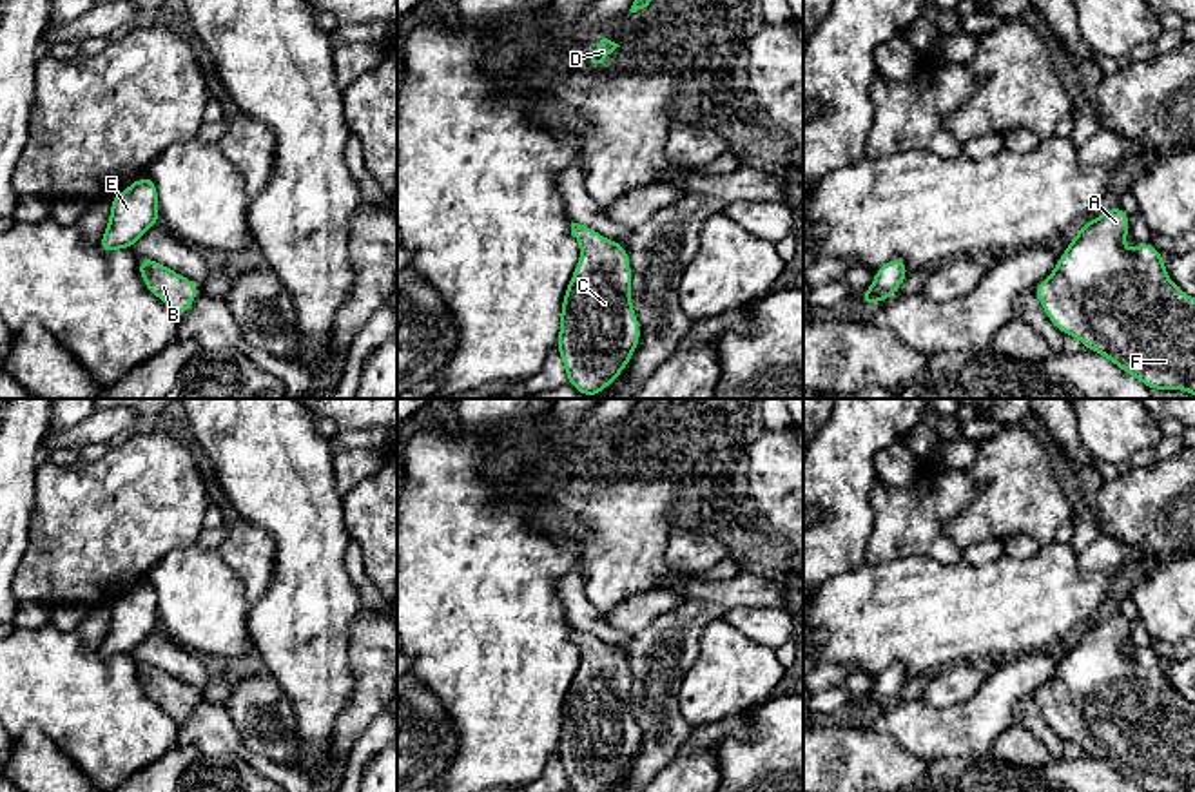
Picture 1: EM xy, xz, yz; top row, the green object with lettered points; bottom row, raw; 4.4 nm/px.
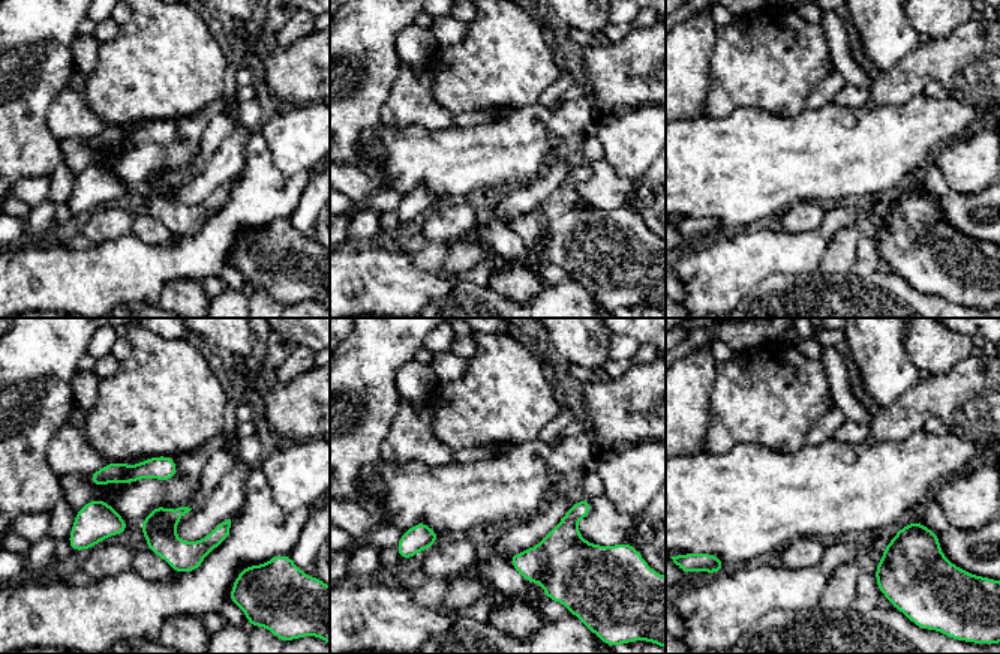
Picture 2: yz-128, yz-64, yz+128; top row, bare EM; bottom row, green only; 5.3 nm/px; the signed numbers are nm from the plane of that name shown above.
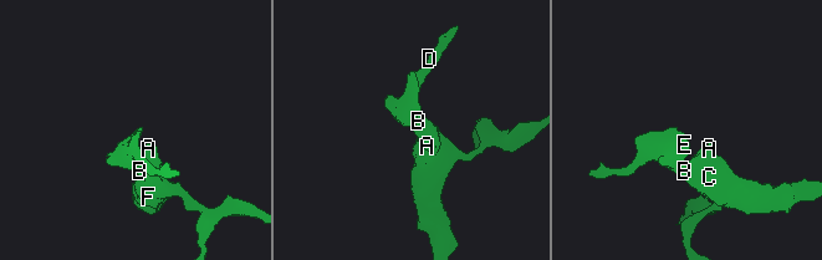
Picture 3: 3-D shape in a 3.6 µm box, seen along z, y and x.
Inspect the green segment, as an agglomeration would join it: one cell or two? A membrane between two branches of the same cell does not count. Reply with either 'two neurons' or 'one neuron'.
one neuron

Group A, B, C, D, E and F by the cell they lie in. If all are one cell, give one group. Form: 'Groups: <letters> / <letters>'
Groups: A B C D E F

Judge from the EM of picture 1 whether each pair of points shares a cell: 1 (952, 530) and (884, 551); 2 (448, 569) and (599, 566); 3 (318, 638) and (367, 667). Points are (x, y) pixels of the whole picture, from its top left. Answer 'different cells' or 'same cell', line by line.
1: different cells
2: different cells
3: different cells

